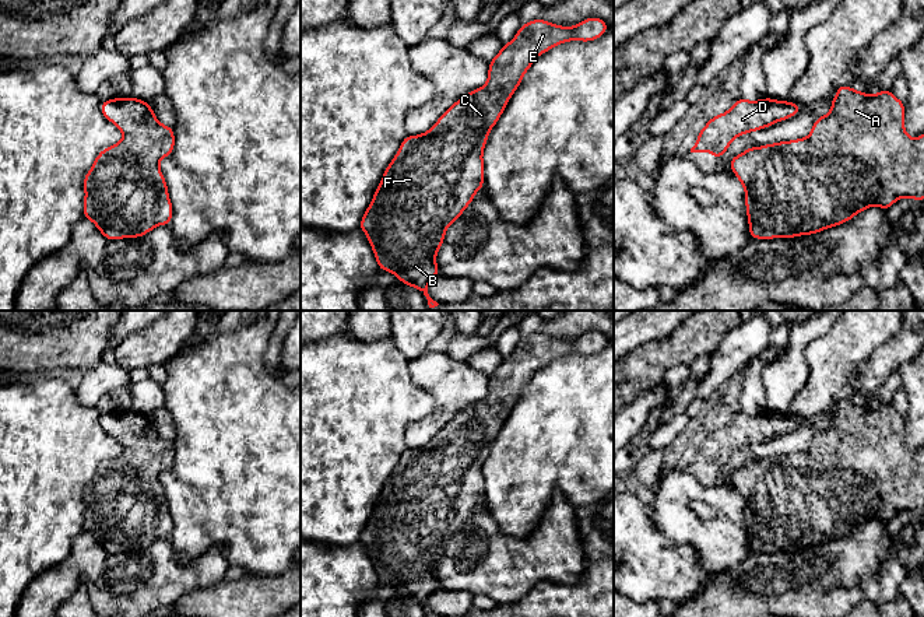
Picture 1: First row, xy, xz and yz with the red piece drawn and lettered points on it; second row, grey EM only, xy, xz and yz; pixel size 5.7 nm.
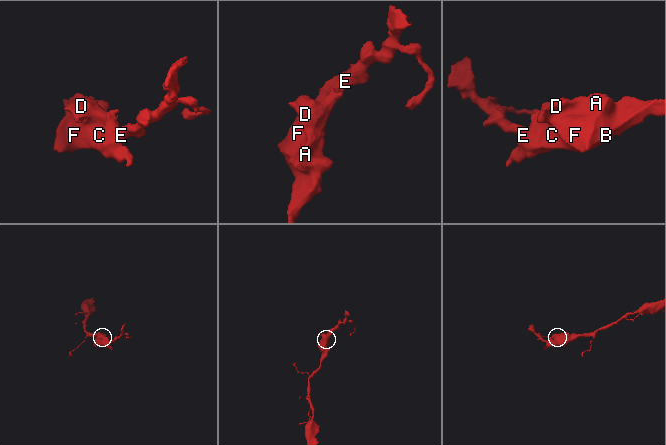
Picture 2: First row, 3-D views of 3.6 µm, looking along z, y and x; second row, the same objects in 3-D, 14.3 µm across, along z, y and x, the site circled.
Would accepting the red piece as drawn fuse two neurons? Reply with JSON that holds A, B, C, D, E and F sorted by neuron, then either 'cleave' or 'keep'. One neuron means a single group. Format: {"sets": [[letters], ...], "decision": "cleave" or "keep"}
{"sets": [["A", "B", "C", "D", "E", "F"]], "decision": "keep"}

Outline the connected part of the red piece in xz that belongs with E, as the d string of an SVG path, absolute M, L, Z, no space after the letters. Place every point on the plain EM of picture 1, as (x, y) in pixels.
M598 330L586 332L573 340L556 339L542 332L521 337L514 351L503 357L488 376L488 395L481 402L456 414L426 446L404 451L359 536L380 583L422 604L428 617L438 617L428 607L429 596L440 588L436 568L443 558L446 543L471 518L477 505L484 502L482 467L489 445L526 385L549 362L569 354L595 354L607 343L607 336Z

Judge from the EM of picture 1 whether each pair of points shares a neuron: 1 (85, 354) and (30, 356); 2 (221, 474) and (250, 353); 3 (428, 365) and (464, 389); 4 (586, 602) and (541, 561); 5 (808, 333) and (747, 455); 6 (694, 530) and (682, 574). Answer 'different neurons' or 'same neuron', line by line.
1: same neuron
2: same neuron
3: same neuron
4: different neurons
5: different neurons
6: different neurons

